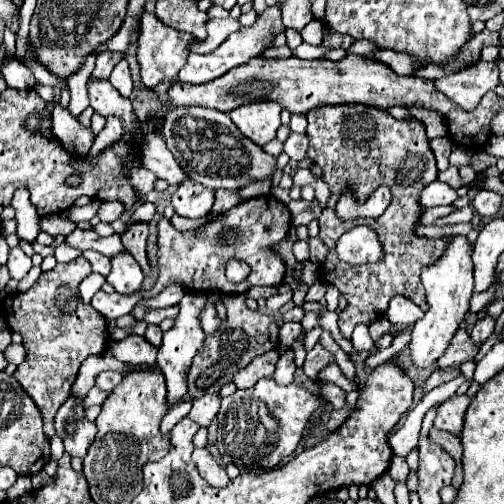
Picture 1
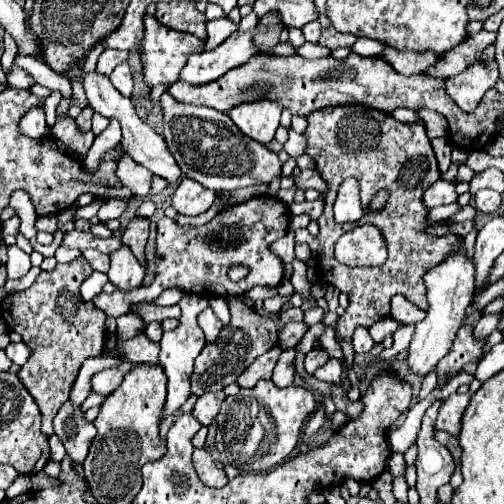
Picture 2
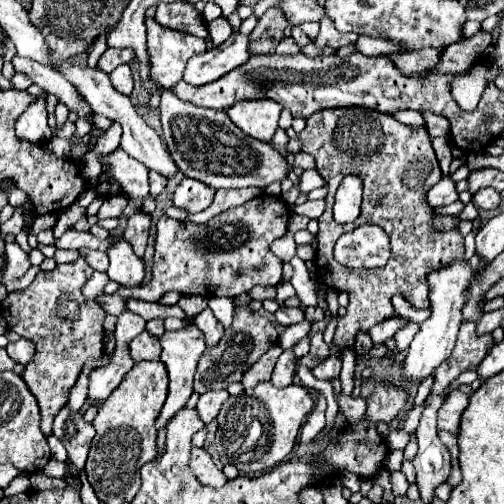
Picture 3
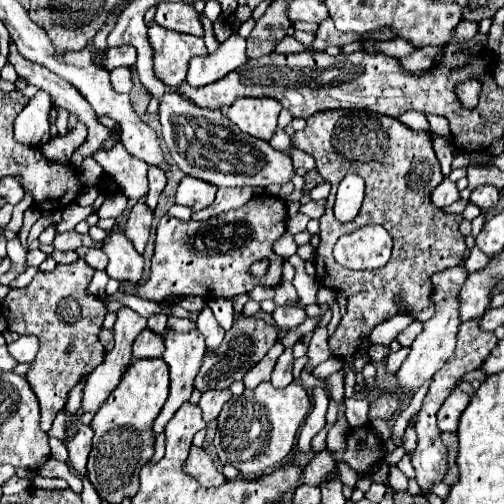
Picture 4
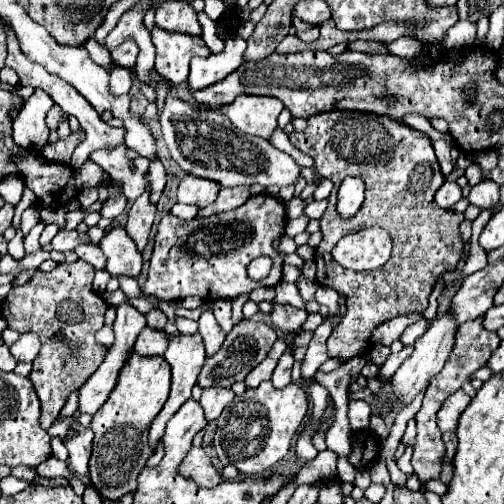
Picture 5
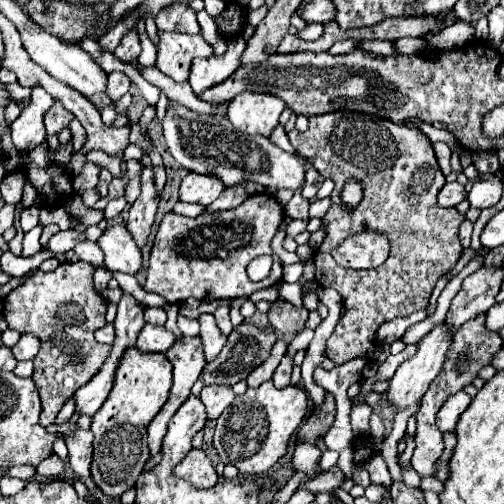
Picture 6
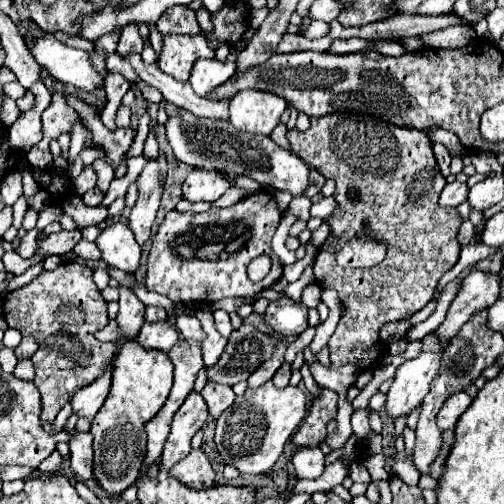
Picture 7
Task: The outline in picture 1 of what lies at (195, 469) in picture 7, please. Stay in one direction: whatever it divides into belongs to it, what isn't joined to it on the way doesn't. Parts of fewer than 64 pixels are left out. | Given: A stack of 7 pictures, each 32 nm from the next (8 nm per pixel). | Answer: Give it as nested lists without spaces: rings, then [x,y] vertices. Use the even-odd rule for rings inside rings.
[[[196,448],[196,450],[192,452],[192,462],[196,464],[200,476],[202,476],[210,486],[222,488],[222,486],[228,484],[230,478],[228,478],[228,474],[226,474],[226,470],[214,462],[214,458],[210,456],[210,452],[208,452],[206,448]]]

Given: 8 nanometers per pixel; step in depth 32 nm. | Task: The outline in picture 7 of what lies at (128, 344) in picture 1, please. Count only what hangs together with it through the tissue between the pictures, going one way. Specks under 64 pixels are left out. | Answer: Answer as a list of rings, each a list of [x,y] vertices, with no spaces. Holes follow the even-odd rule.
[[[146,320],[144,328],[140,328],[140,336],[138,336],[138,342],[144,348],[156,348],[156,350],[164,350],[164,352],[168,352],[178,340],[180,340],[178,328],[176,328],[176,324],[170,324],[170,320],[156,322],[156,324]]]

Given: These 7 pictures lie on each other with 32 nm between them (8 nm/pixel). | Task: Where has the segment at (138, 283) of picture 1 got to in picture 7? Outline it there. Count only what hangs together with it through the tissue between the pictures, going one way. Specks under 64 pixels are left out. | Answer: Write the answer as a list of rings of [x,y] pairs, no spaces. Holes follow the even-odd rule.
[[[108,224],[96,238],[96,244],[110,266],[124,272],[136,272],[140,264],[140,244],[136,244],[136,238],[126,224]]]

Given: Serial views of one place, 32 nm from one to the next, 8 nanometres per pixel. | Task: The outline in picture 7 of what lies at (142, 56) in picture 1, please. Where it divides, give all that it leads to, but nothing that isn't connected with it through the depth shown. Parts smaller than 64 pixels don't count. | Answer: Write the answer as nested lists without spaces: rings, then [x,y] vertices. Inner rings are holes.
[[[202,34],[164,36],[164,52],[158,58],[158,66],[172,78],[186,82],[192,72],[192,64],[198,58],[214,58],[214,52],[208,48],[206,38]]]

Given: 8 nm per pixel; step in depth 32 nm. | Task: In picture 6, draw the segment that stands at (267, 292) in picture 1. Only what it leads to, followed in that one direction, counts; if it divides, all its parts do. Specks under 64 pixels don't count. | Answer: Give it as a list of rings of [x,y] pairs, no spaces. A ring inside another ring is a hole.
[[[275,287],[264,288],[254,292],[249,299],[254,303],[259,302],[260,300],[266,300],[269,303],[272,303],[278,299],[278,292]]]

